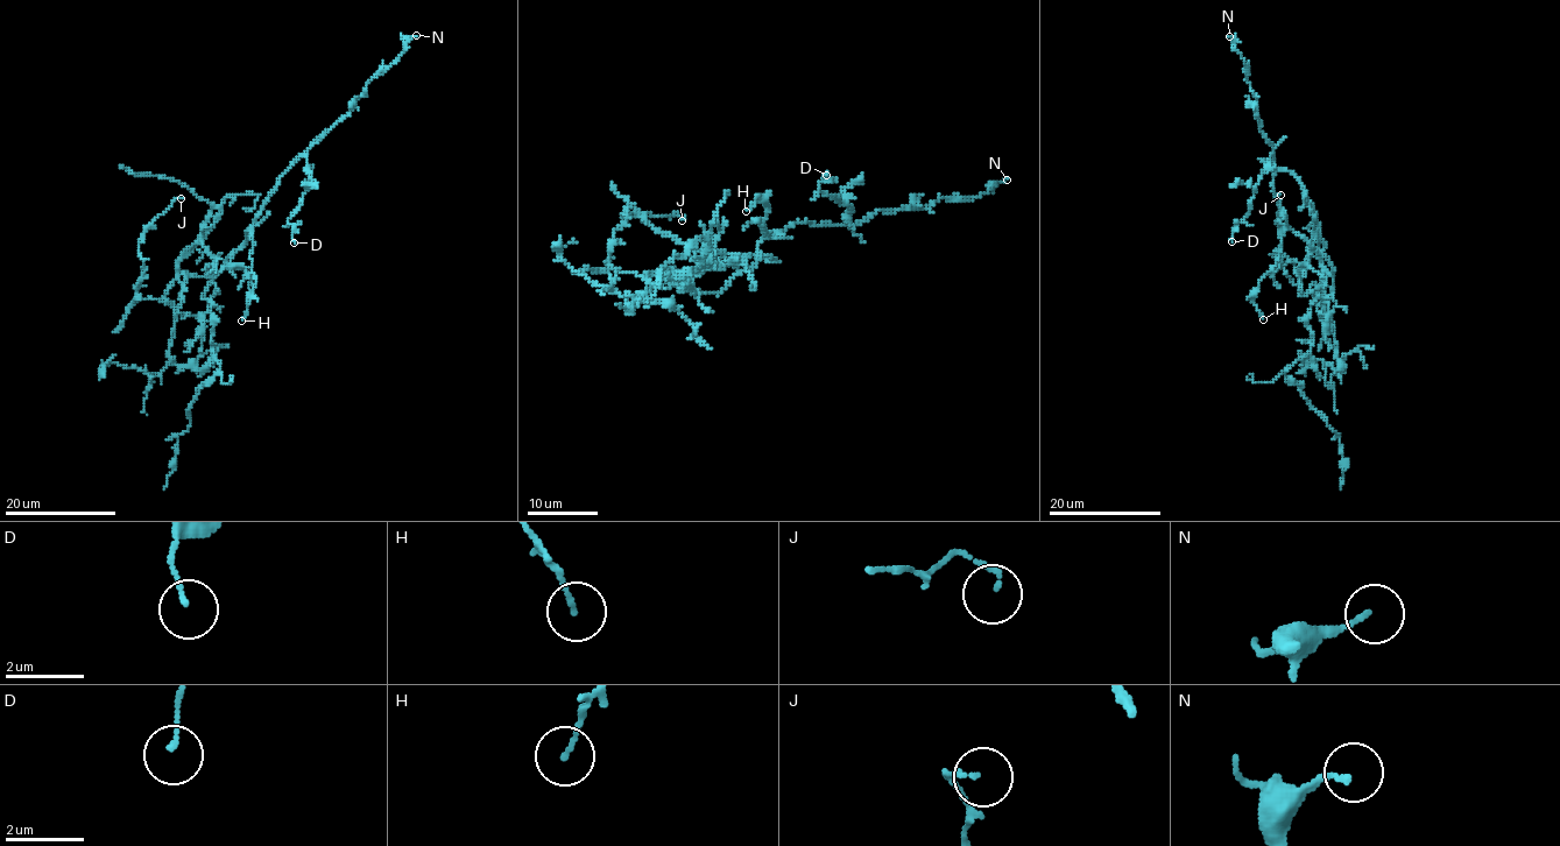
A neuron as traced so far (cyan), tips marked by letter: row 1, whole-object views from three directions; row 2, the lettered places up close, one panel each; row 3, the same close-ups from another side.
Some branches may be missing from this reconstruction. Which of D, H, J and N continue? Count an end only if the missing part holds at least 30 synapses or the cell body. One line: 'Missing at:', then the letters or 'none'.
Missing at: none

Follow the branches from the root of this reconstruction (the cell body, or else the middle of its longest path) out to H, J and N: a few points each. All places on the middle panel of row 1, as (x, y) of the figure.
H: (734, 277), (755, 262), (759, 245), (769, 231), (762, 227), (768, 208), (756, 198), (746, 211)
J: (734, 277), (721, 291), (697, 291), (609, 262), (626, 211), (623, 218), (678, 213), (682, 220)
N: (734, 277), (755, 262), (764, 239), (795, 221), (855, 225), (879, 211), (978, 198), (1007, 180)

